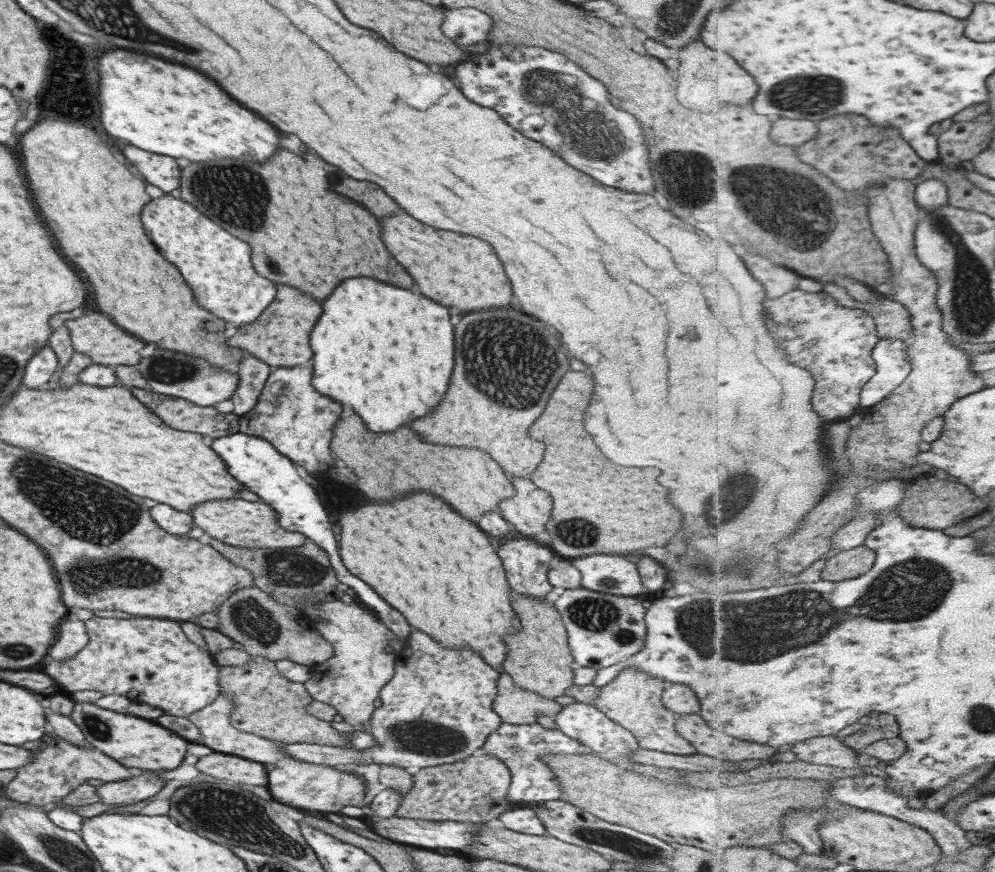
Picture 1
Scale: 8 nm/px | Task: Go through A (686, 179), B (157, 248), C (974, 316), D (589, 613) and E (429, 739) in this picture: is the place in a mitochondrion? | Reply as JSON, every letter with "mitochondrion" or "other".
{"A":"mitochondrion","B":"other","C":"mitochondrion","D":"mitochondrion","E":"mitochondrion"}

